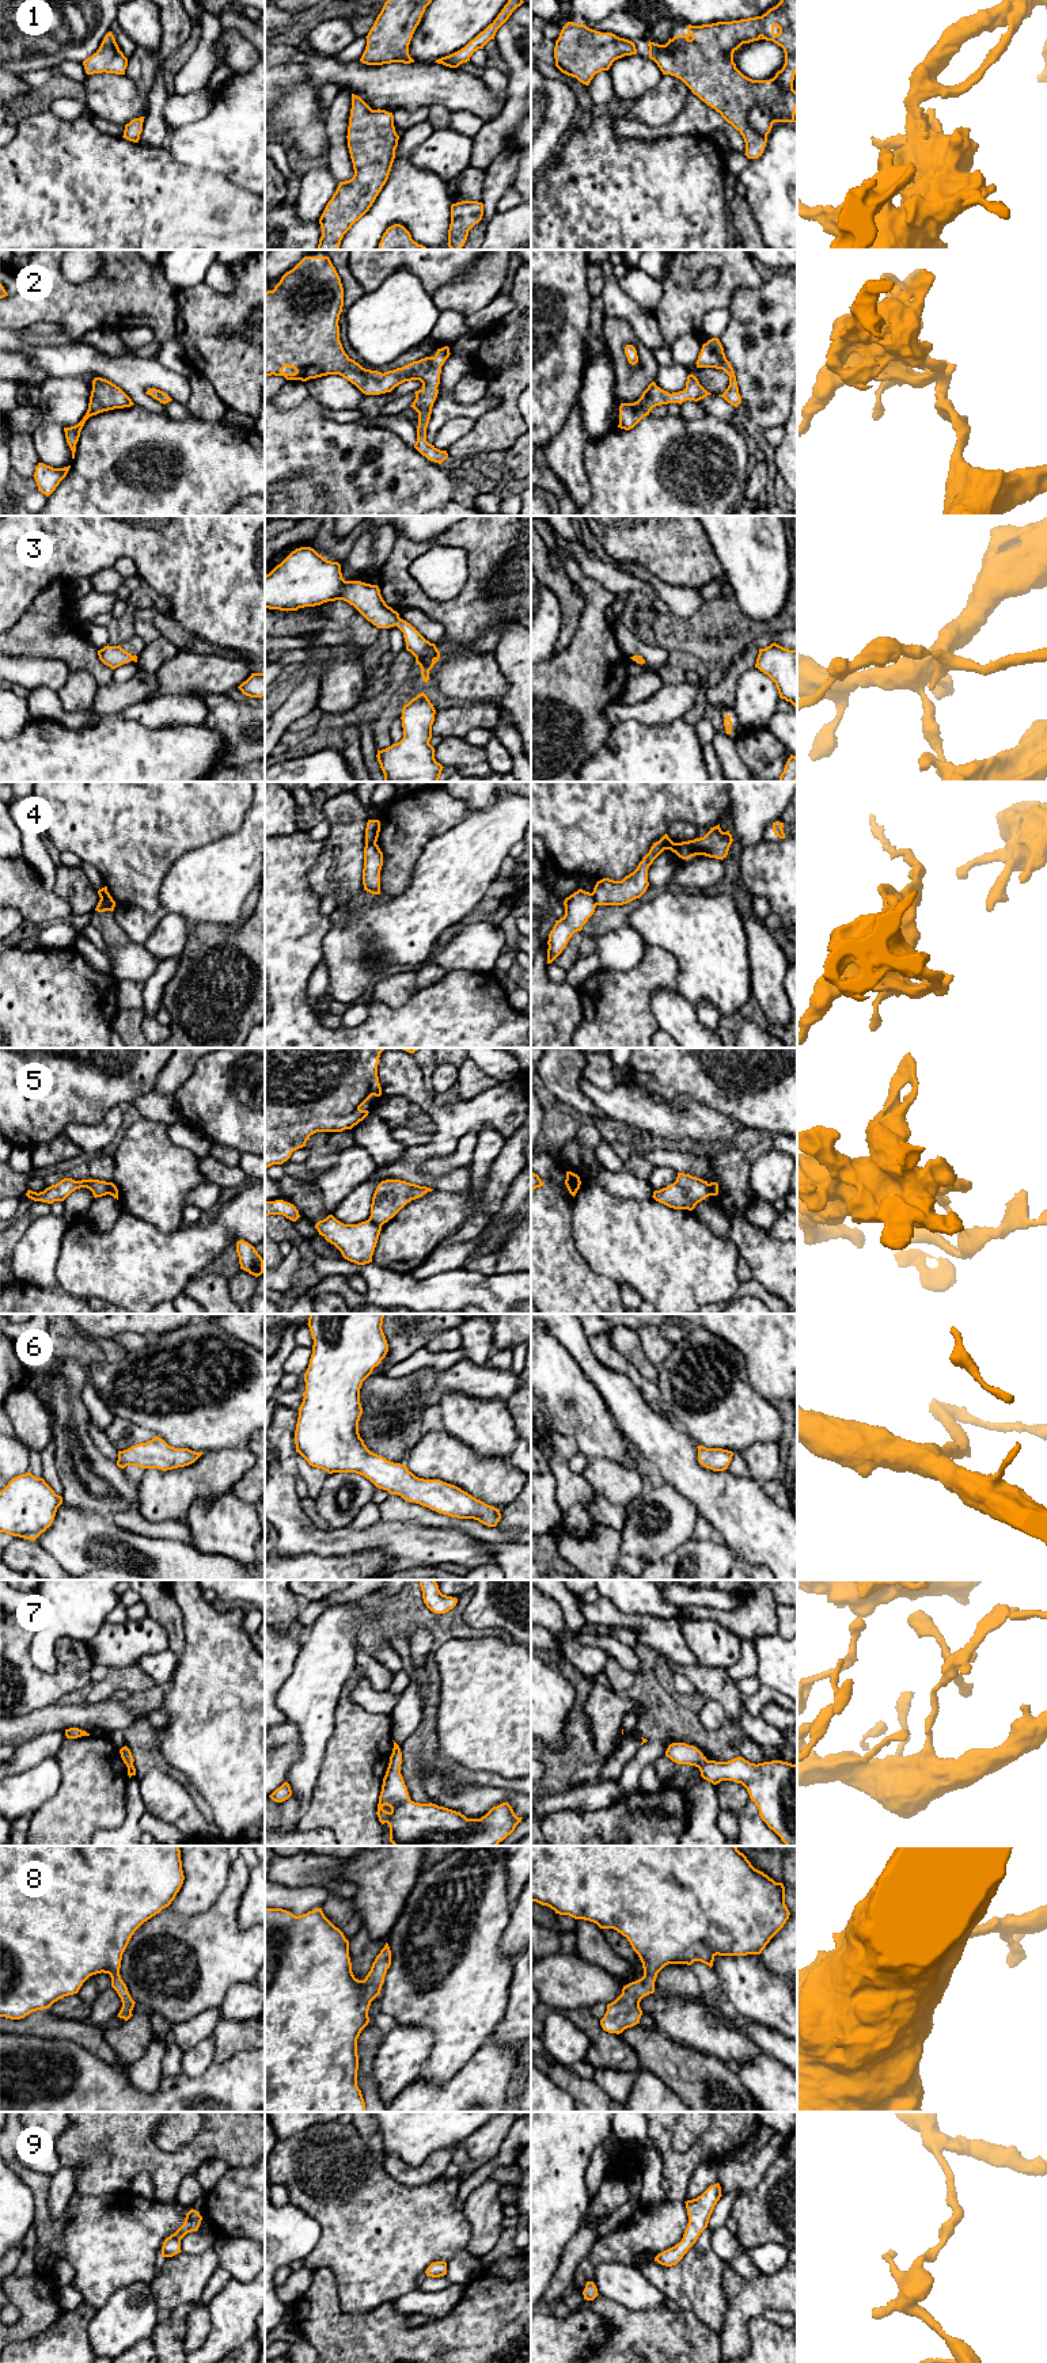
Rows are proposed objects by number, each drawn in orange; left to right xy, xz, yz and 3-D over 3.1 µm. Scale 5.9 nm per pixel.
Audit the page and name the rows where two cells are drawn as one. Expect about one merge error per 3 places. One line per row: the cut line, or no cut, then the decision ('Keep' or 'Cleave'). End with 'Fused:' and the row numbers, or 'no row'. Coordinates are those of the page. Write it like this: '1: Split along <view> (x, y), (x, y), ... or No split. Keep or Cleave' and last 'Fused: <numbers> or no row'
1: No split. Keep
2: No split. Keep
3: No split. Keep
4: Split along xy (101, 897), (114, 904). Cleave
5: Split along xz (368, 1219), (380, 1226). Cleave
6: No split. Keep
7: Split along yz (708, 1761), (698, 1767). Cleave
8: No split. Keep
9: No split. Keep
Fused: 4, 5, 7

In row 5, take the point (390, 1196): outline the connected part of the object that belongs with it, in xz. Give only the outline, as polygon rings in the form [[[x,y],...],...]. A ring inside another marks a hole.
[[[401,1179],[382,1181],[372,1197],[369,1222],[383,1226],[392,1219],[407,1203],[422,1197],[433,1189]]]

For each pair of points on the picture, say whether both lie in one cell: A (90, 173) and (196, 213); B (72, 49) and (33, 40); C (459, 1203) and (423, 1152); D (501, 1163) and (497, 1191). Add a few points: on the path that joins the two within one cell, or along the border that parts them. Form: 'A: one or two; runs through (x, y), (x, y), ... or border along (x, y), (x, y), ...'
A: one; runs through (116, 198), (131, 213), (170, 213)
B: one; runs through (63, 42), (42, 40)
C: two; border along (470, 1182), (463, 1191), (458, 1192), (433, 1191)
D: one; runs through (501, 1170), (497, 1184)

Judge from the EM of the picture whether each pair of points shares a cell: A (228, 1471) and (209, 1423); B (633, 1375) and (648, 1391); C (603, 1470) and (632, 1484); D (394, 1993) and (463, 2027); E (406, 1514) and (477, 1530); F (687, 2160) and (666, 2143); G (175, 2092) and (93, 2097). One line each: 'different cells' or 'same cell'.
A: different cells
B: same cell
C: same cell
D: same cell
E: same cell
F: same cell
G: same cell

